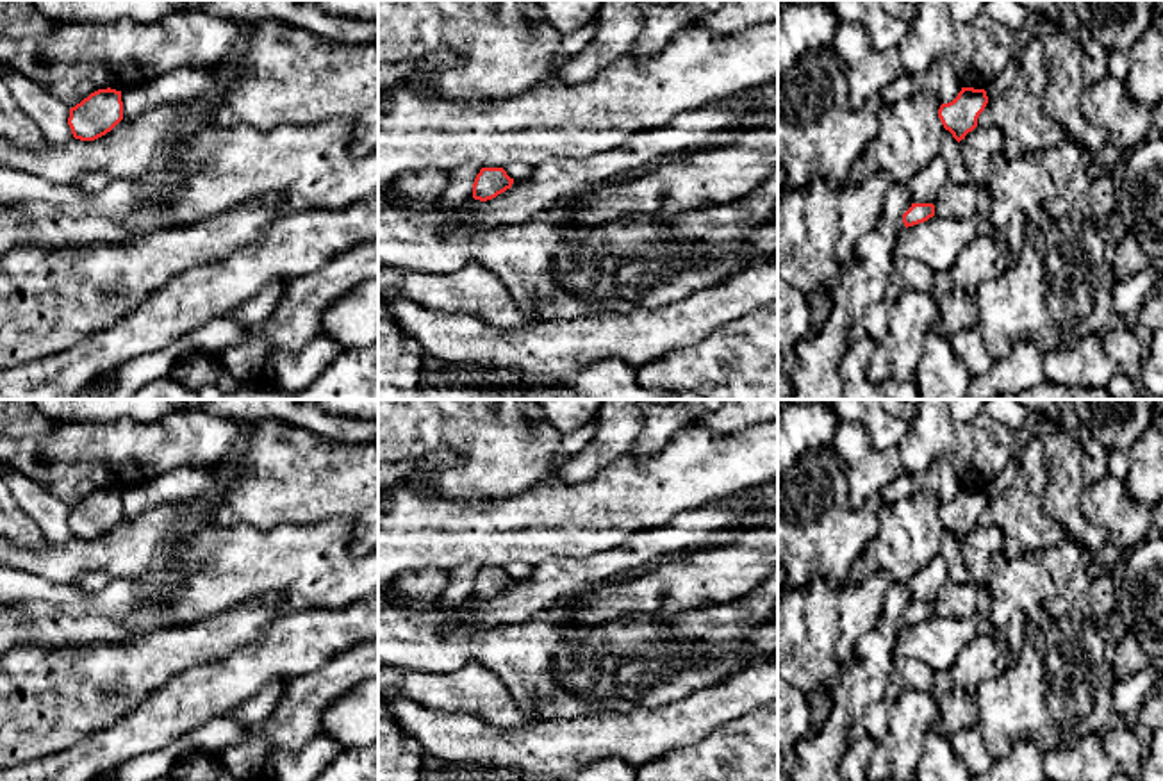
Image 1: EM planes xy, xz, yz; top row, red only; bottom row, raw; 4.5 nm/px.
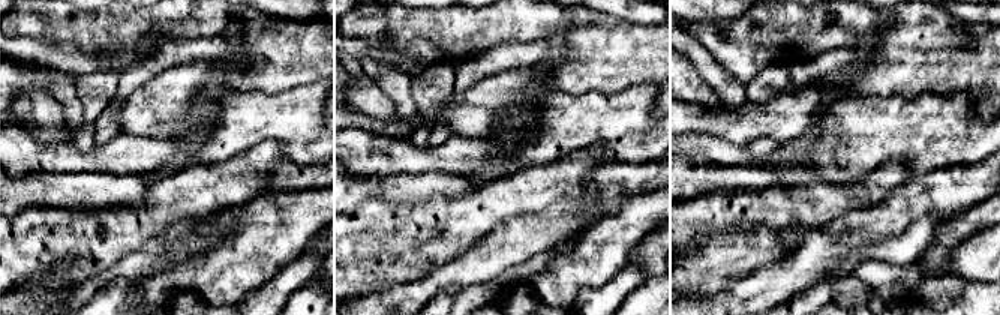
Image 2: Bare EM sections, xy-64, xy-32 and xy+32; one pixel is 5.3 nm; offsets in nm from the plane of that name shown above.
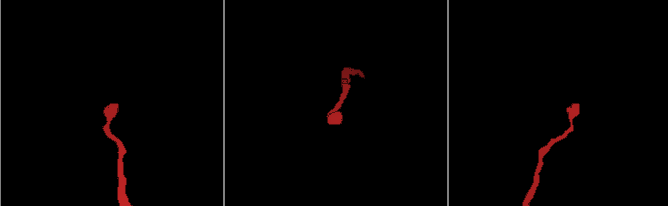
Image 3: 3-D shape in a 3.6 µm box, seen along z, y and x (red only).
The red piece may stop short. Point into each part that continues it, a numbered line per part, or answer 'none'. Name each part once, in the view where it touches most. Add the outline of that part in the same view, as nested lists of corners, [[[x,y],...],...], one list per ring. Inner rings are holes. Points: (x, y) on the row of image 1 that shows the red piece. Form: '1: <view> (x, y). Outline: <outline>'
none

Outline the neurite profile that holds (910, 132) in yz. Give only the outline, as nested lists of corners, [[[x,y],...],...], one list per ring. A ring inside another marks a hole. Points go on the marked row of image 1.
[[[919,91],[895,105],[878,103],[878,134],[853,164],[849,182],[862,184],[870,175],[887,173],[906,185],[940,155],[944,125],[940,100],[933,91]]]

